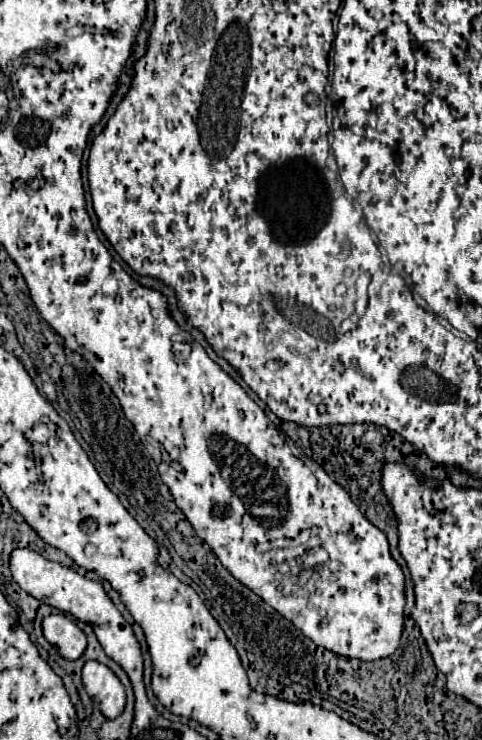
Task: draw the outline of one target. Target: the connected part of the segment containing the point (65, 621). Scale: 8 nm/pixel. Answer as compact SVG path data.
M62 613L48 615L42 621L42 629L44 629L44 637L58 649L58 653L64 659L74 661L84 655L88 643L84 631Z

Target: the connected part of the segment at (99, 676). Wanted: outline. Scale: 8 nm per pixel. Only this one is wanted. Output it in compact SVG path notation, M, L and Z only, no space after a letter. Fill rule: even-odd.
M86 661L82 669L82 683L90 699L96 701L96 707L108 719L116 719L124 711L126 691L110 667L98 661Z

